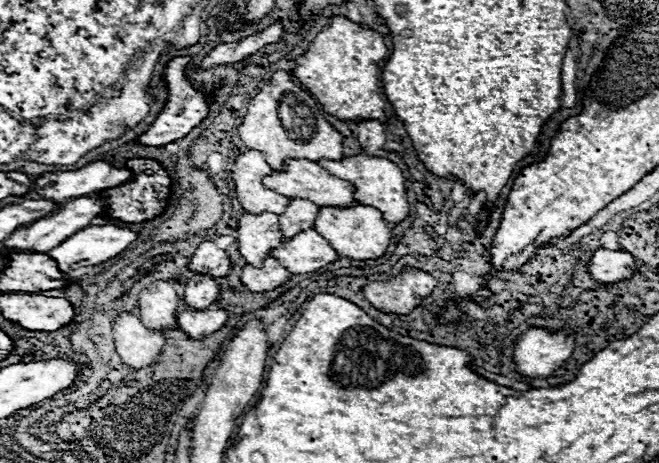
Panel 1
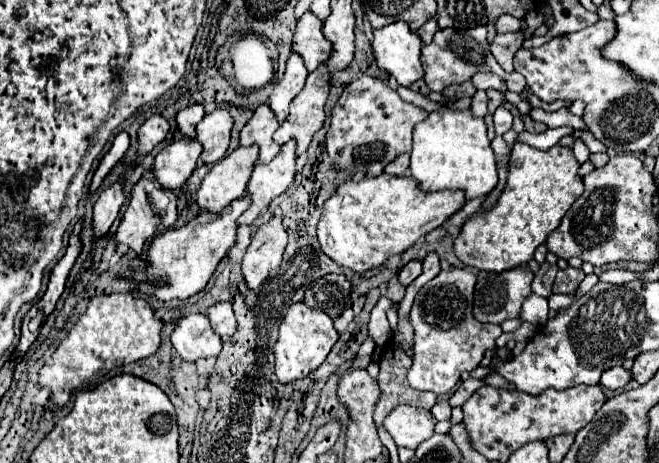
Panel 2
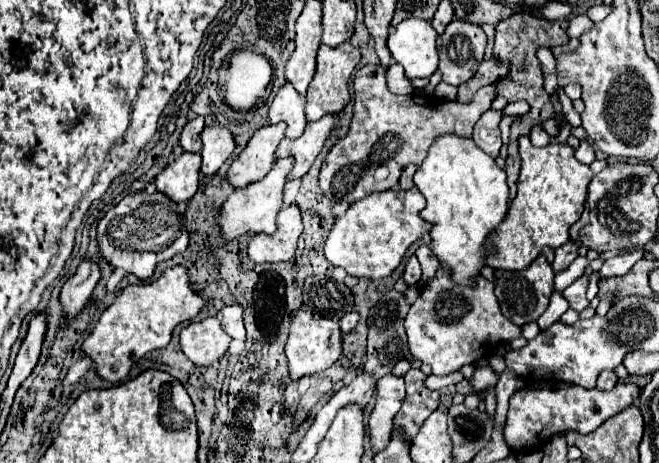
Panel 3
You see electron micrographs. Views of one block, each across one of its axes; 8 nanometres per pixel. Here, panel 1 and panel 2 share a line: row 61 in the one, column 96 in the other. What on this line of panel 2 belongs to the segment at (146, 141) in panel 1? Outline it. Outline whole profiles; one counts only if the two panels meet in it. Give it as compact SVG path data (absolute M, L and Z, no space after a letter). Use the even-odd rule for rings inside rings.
M120 132L120 134L114 138L114 144L112 144L112 148L108 150L108 154L102 158L98 170L94 172L94 178L92 178L92 184L90 184L90 192L96 192L96 190L102 186L104 178L106 178L106 176L110 174L110 170L126 156L128 148L130 148L130 136L128 136L126 132Z

